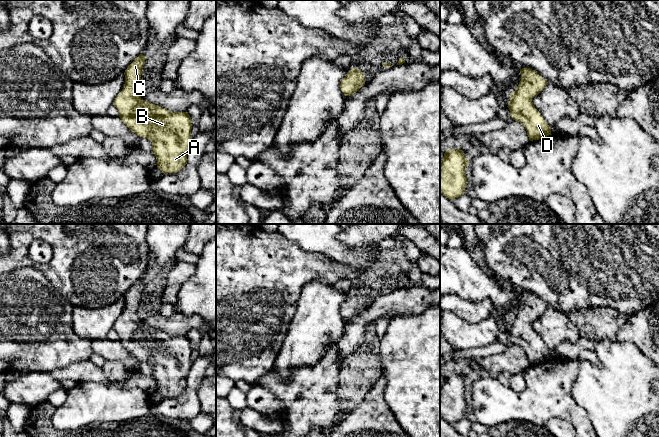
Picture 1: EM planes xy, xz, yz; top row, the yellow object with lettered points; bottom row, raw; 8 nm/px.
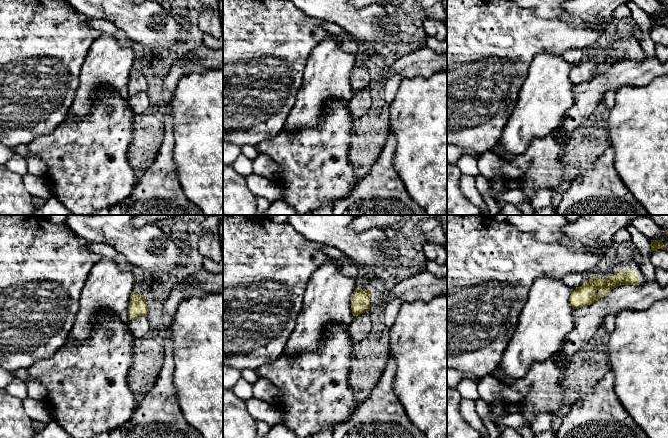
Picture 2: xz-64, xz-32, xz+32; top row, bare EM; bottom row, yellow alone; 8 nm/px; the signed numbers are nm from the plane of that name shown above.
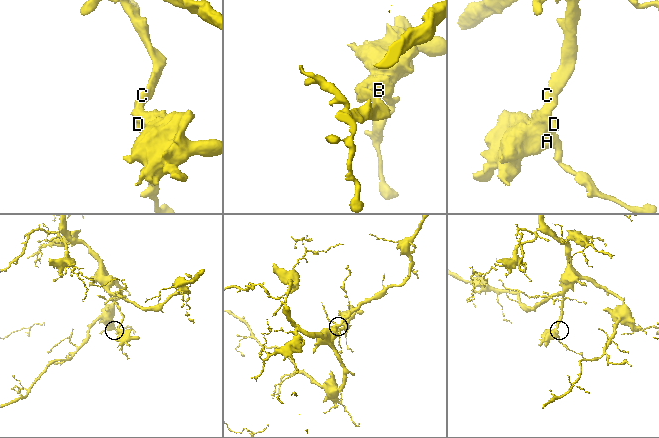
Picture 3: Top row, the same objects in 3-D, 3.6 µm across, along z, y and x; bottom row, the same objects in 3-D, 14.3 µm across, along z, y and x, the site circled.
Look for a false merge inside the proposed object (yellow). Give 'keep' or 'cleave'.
keep

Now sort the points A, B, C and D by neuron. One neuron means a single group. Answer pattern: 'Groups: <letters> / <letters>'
Groups: A B C D

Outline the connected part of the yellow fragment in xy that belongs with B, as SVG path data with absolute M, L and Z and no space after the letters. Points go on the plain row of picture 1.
M140 278L125 294L125 308L113 329L132 356L152 366L157 392L164 398L177 397L187 387L191 341L188 336L172 336L141 322L139 309L145 283Z

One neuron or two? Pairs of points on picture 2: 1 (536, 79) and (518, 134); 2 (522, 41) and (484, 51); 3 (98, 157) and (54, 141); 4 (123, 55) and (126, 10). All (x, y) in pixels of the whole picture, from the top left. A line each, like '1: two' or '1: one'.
1: one
2: one
3: one
4: two

